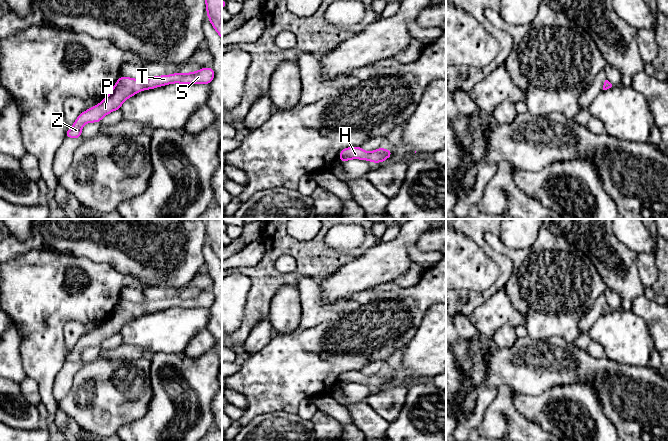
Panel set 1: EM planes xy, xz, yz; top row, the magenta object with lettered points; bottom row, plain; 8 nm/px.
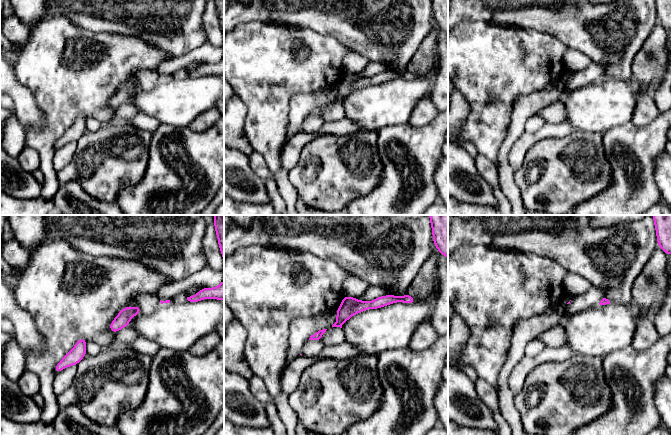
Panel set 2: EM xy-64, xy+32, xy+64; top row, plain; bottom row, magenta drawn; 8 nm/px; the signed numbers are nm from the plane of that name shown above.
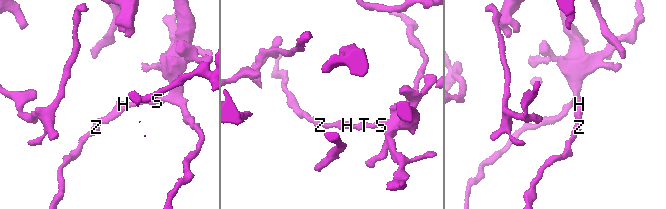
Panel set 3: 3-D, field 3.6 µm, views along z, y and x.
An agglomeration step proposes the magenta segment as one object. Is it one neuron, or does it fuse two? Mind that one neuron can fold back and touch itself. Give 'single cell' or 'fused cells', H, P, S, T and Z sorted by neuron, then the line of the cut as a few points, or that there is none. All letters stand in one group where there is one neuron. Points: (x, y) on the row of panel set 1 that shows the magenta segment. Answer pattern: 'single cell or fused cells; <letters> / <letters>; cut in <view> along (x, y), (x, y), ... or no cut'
single cell; H P S T Z; no cut

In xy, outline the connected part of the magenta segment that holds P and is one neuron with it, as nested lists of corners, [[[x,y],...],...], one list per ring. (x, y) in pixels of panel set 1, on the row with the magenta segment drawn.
[[[212,67],[201,68],[192,73],[175,73],[171,75],[149,77],[145,80],[132,79],[120,76],[107,97],[96,106],[82,112],[75,120],[73,126],[65,133],[65,138],[81,138],[81,130],[85,123],[100,123],[101,119],[114,110],[120,110],[122,103],[136,93],[154,89],[171,83],[182,84],[210,84],[214,78],[215,71]]]

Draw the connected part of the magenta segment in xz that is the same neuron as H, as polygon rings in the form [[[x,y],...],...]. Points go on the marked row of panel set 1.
[[[348,147],[340,151],[339,161],[345,162],[349,159],[362,159],[374,163],[380,163],[385,161],[388,157],[391,157],[392,155],[393,151],[386,150],[383,147],[369,153],[364,151],[362,147]]]

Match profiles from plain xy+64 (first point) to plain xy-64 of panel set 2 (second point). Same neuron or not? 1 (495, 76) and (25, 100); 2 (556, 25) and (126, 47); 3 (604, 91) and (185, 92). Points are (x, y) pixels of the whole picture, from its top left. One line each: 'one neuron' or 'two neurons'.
1: two neurons
2: two neurons
3: one neuron

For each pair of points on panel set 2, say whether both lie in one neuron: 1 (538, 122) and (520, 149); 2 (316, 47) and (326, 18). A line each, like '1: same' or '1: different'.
1: different
2: different

